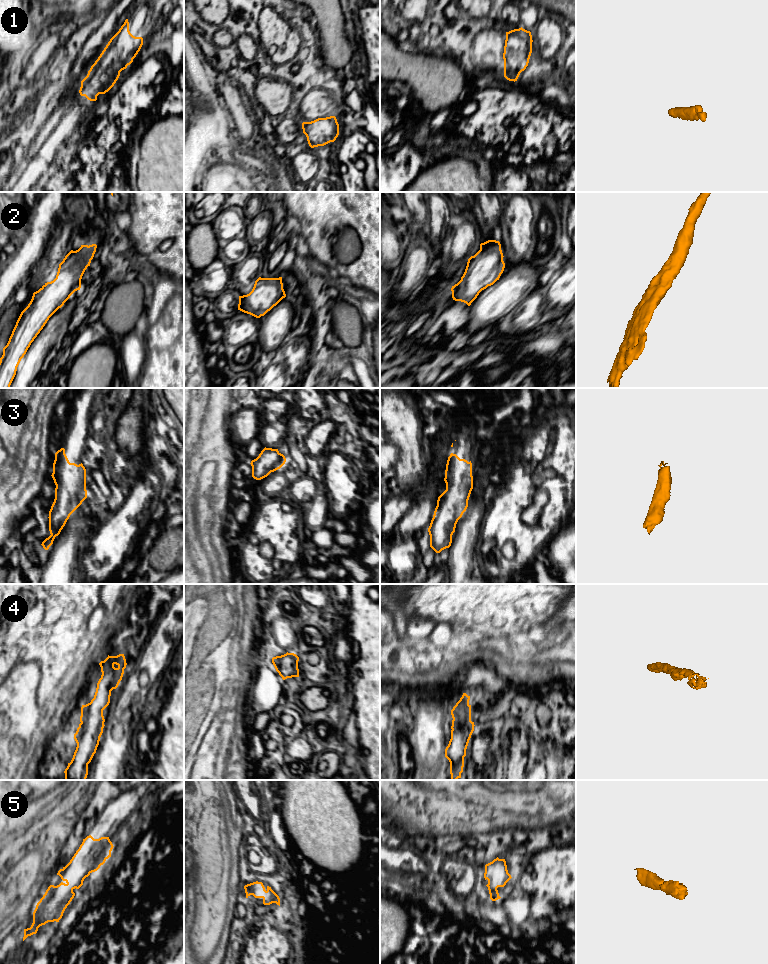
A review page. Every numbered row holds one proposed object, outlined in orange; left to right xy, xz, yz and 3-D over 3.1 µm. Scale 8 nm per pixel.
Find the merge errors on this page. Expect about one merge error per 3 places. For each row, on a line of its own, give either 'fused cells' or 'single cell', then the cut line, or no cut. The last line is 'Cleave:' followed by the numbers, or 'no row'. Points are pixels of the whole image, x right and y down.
1: single cell; cut none
2: single cell; cut none
3: single cell; cut none
4: single cell; cut none
5: single cell; cut none
Cleave: no row

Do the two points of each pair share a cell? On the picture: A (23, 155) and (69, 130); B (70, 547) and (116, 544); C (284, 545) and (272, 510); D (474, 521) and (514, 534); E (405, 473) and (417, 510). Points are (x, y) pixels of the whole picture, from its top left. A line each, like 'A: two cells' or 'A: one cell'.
A: two cells
B: two cells
C: one cell
D: two cells
E: two cells

